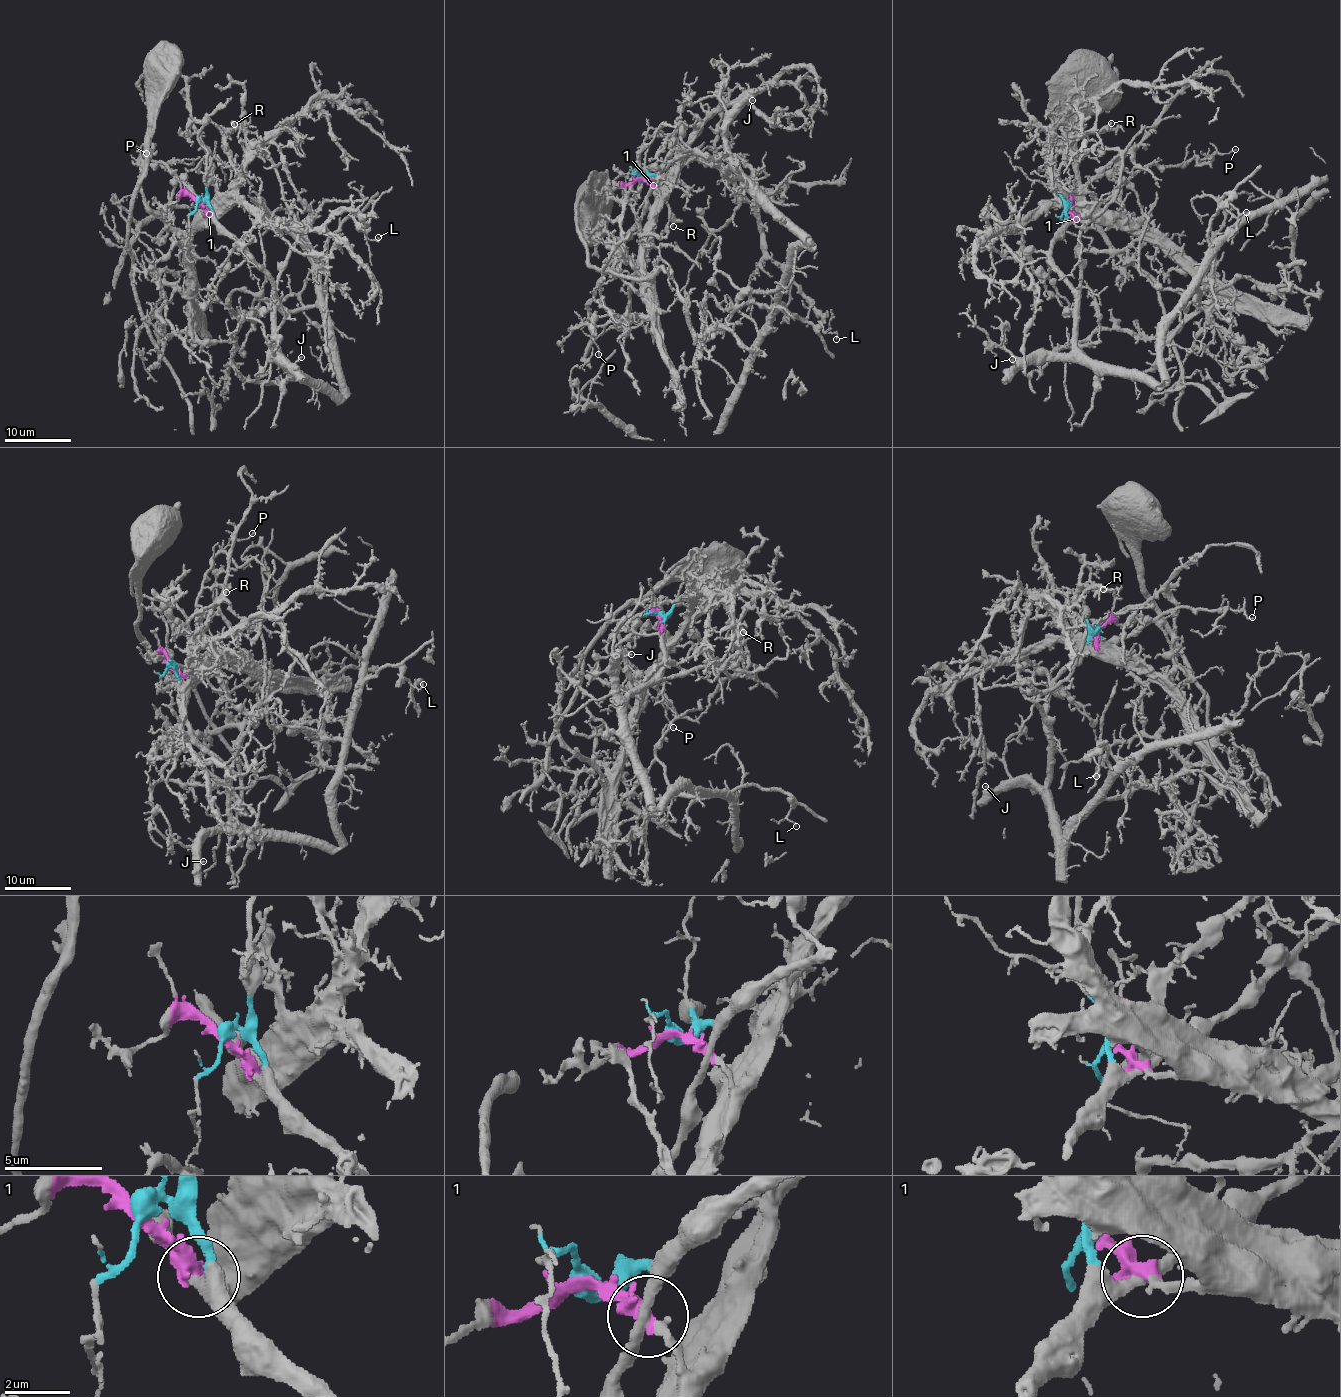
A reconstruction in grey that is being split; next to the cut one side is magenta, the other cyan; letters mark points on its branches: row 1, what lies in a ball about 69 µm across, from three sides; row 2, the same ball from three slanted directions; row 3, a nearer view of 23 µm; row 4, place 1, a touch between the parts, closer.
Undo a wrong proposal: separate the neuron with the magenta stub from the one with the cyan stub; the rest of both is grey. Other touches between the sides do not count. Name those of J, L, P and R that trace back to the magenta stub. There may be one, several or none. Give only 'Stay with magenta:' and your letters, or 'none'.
Stay with magenta: R

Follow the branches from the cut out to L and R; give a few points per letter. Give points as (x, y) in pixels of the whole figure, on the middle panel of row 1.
L: (639, 179), (681, 156), (704, 152), (723, 170), (732, 167), (809, 243), (794, 256), (781, 305), (836, 339)
R: (639, 179), (662, 195), (665, 182), (674, 171), (666, 176), (660, 188), (673, 227)

